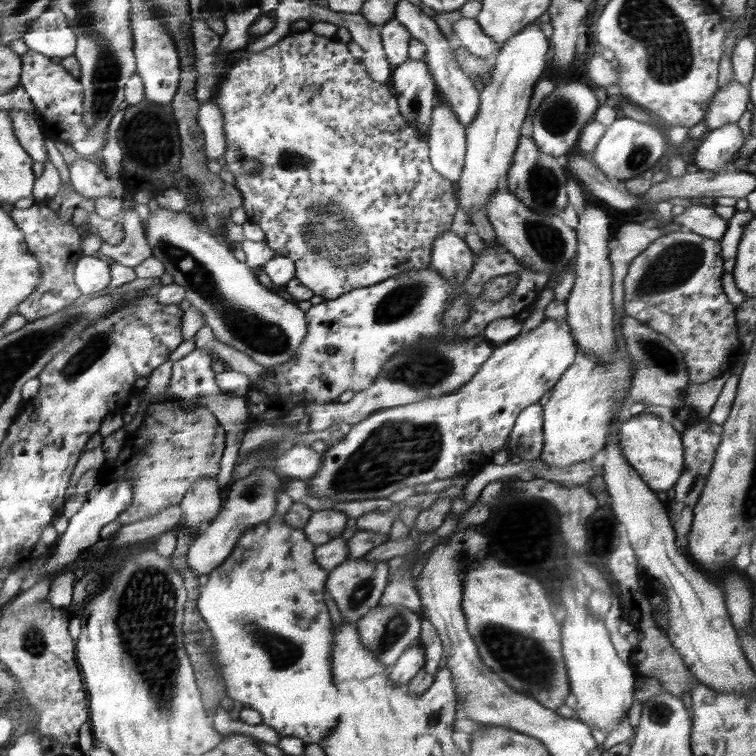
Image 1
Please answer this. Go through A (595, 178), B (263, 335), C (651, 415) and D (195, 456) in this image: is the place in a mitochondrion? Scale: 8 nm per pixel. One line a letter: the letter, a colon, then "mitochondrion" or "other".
A: other
B: mitochondrion
C: other
D: other

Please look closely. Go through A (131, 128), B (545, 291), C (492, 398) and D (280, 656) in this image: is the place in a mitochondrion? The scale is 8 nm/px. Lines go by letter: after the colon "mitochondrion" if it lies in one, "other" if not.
A: mitochondrion
B: other
C: other
D: mitochondrion

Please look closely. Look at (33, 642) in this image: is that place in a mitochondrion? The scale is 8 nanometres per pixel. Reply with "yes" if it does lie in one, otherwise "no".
yes

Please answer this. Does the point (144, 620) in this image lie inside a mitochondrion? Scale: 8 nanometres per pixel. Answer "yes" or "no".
yes

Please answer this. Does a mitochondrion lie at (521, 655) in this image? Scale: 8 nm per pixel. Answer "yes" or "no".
yes

